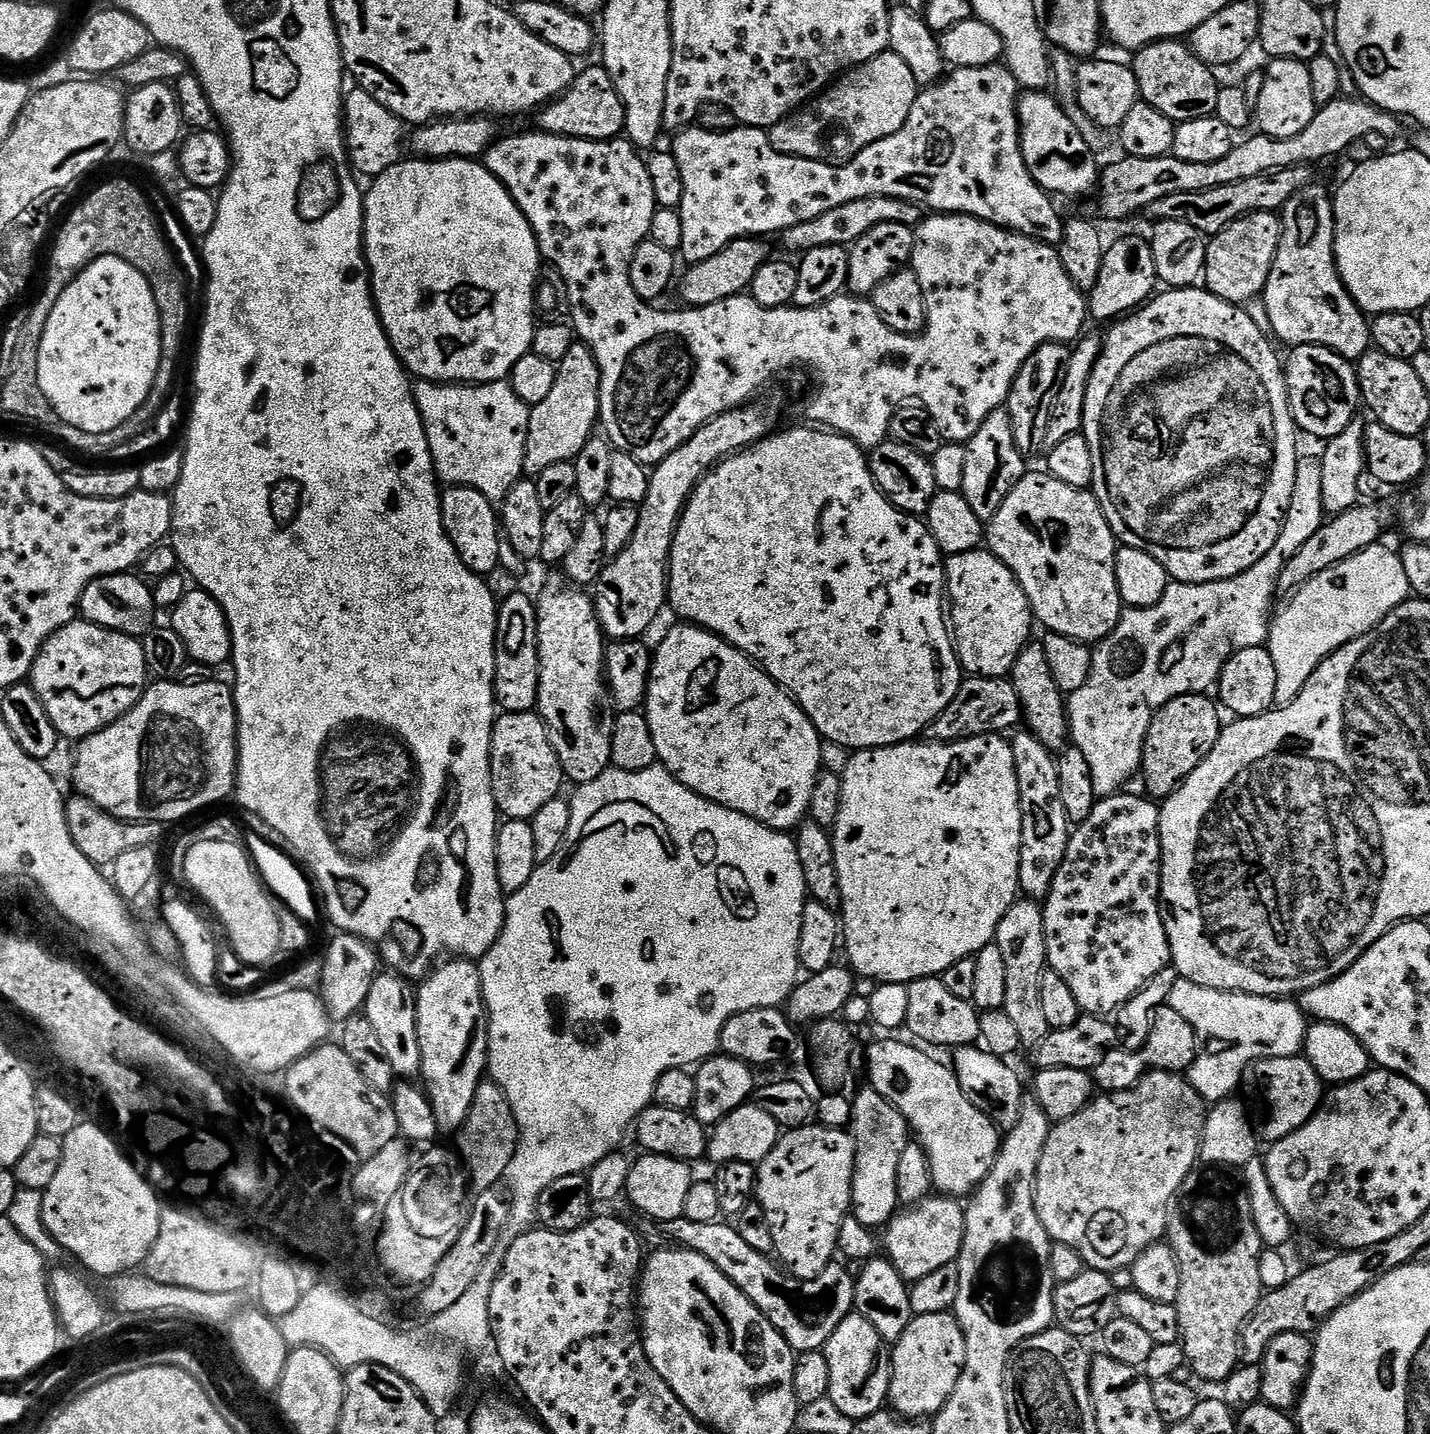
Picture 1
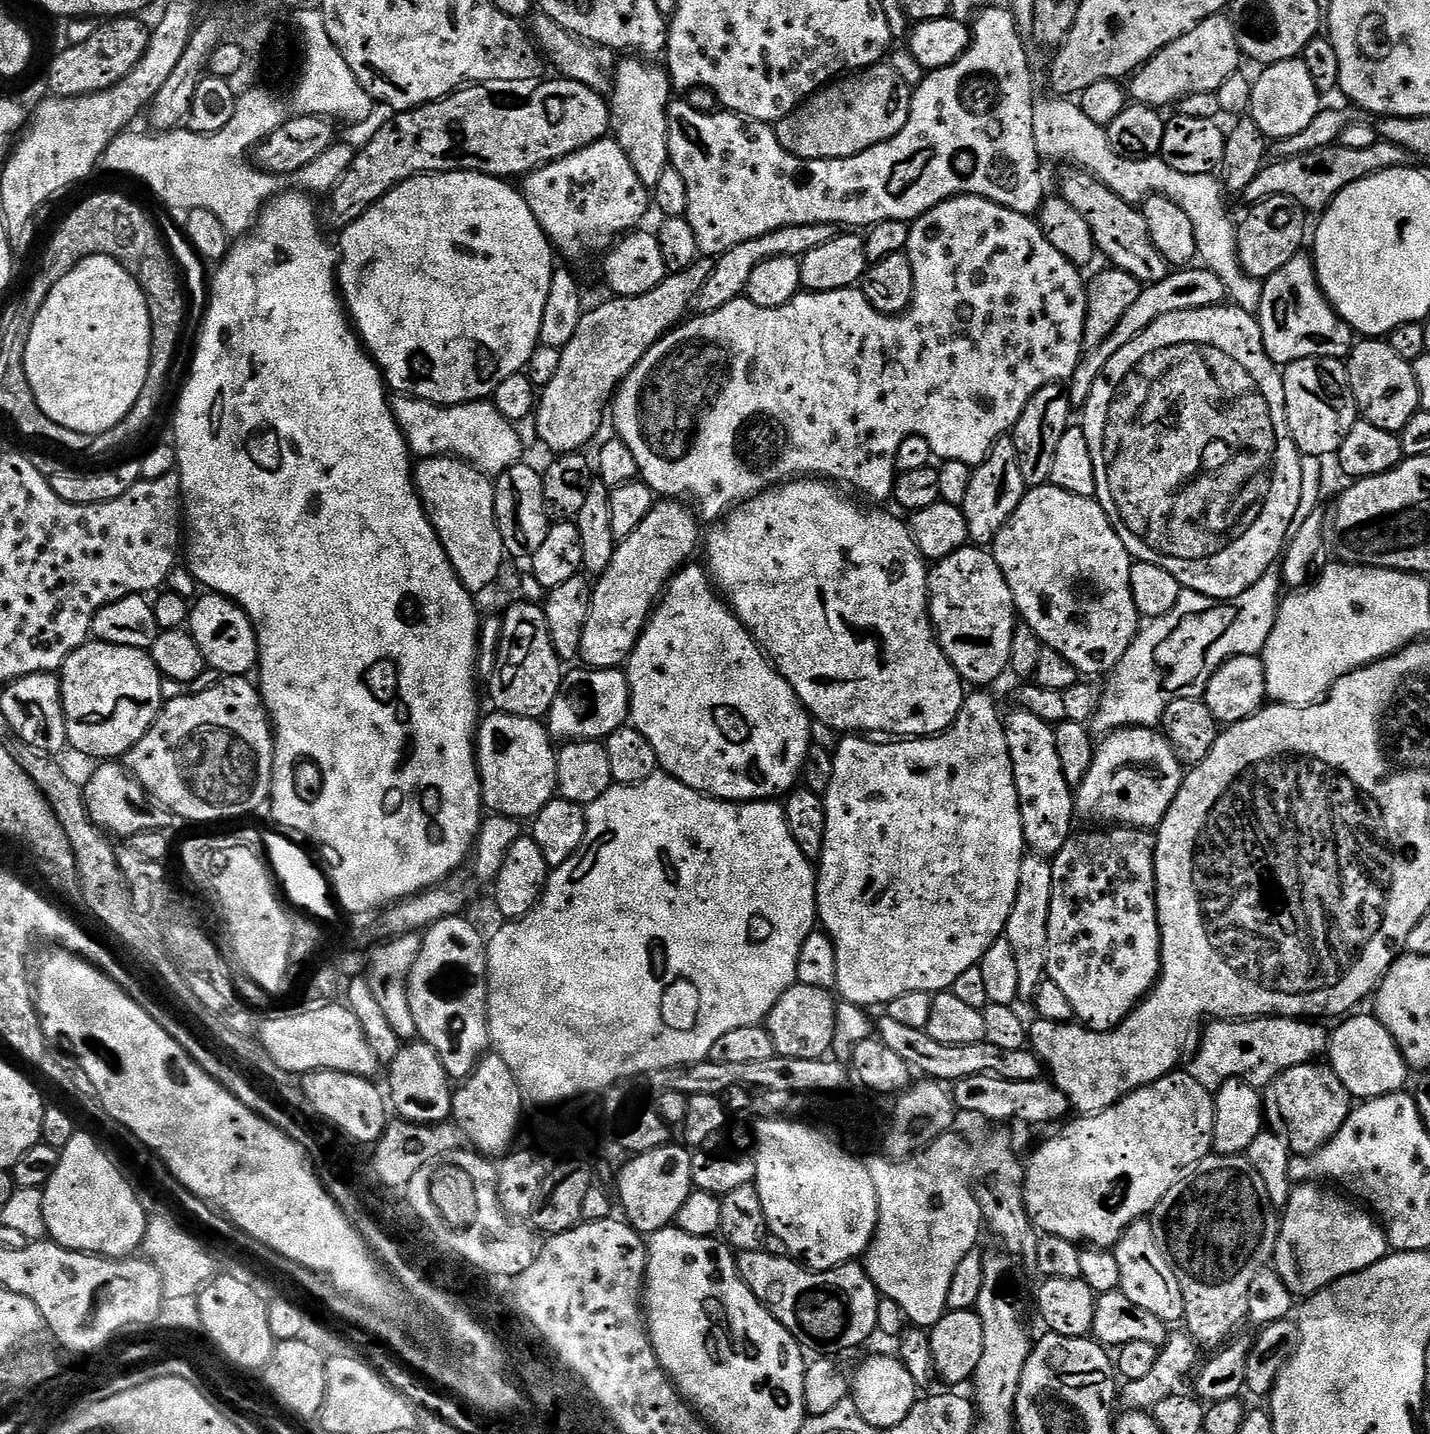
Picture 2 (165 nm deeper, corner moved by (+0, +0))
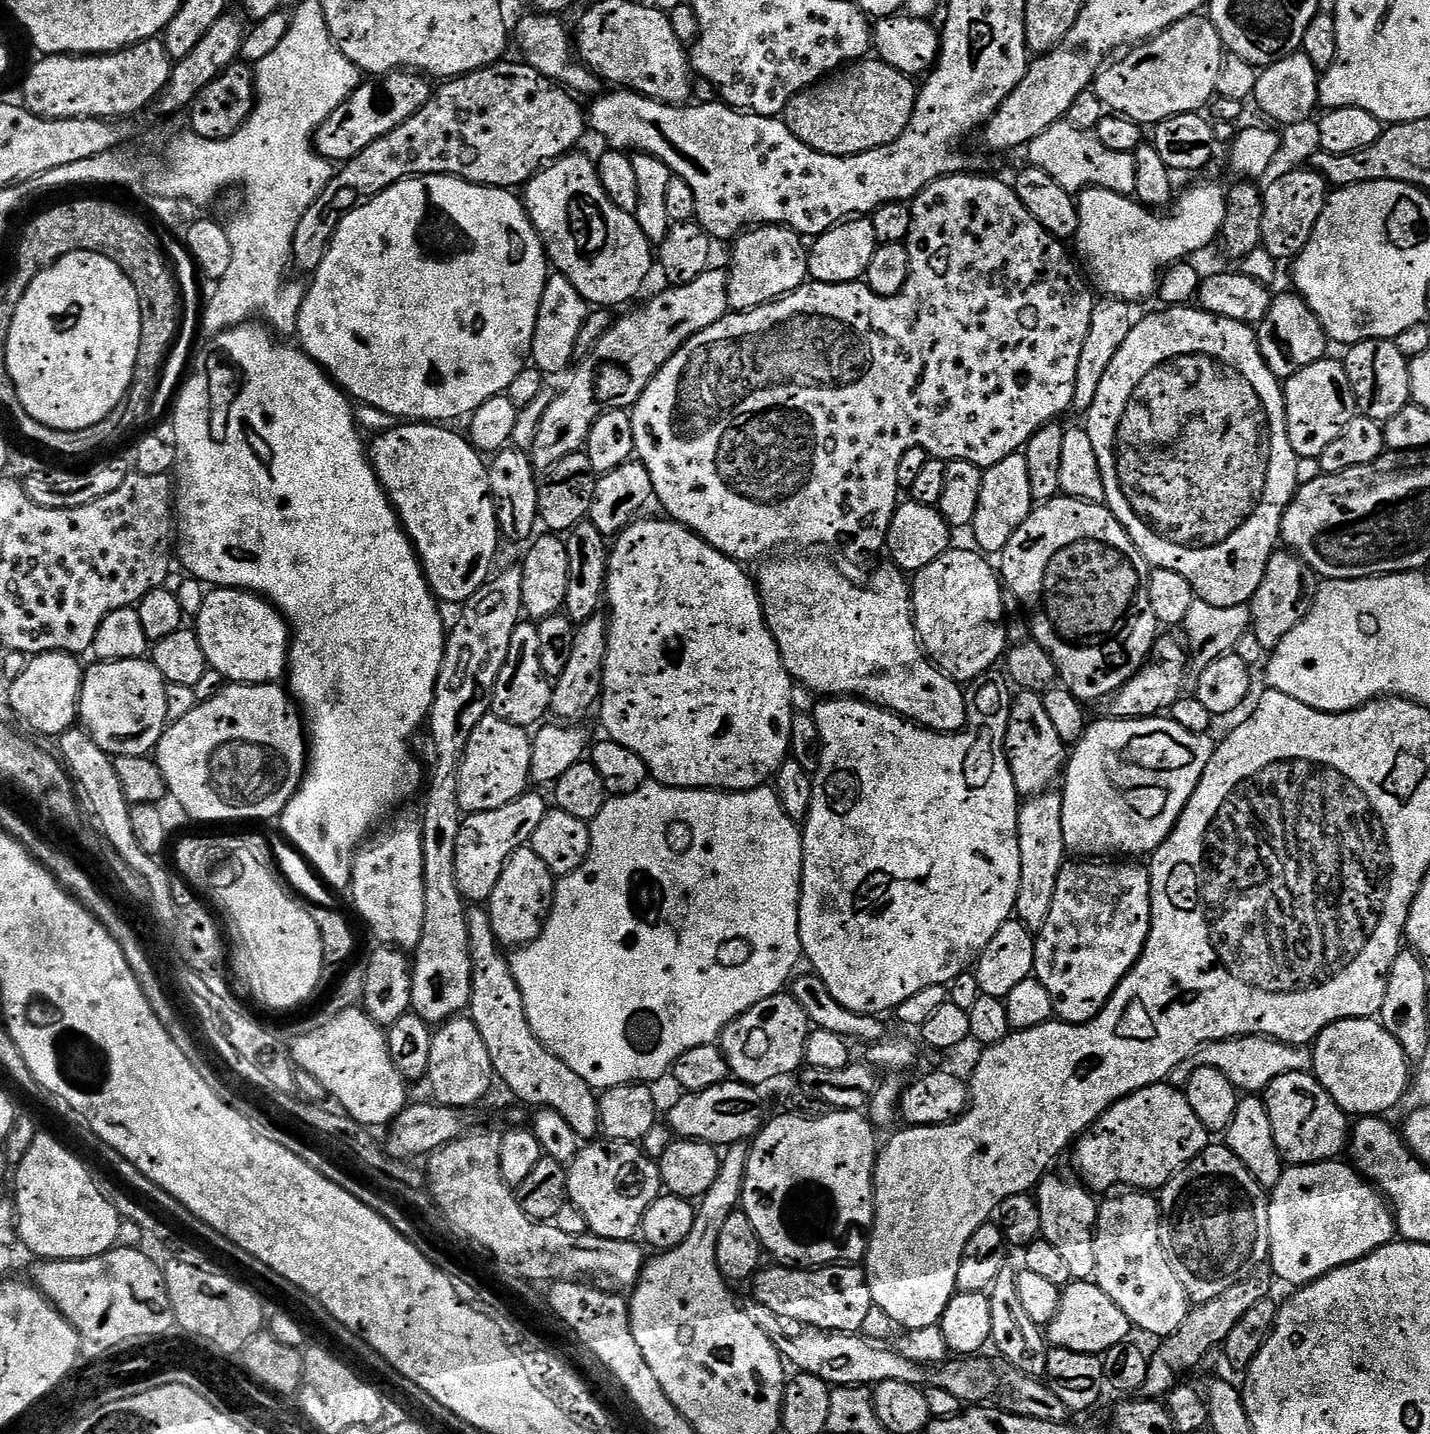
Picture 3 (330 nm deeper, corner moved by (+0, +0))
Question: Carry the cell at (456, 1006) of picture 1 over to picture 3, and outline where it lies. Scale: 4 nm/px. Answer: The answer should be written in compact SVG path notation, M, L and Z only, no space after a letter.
M516 565L497 573L483 585L461 607L461 614L449 631L447 646L444 648L442 670L439 672L435 688L435 698L428 719L428 731L436 752L428 766L428 796L424 816L421 815L423 834L423 880L426 894L426 914L423 922L423 936L415 949L412 960L411 1011L423 1018L430 1026L438 1026L445 1020L463 1013L472 1000L473 958L469 938L467 909L458 885L458 860L460 849L457 846L462 821L462 809L458 798L460 766L464 760L466 746L478 722L491 713L493 690L496 689L498 674L505 665L509 653L510 638L523 615L522 566Z

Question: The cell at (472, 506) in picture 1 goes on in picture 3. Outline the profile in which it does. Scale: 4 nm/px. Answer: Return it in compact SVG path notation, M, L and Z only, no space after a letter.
M400 422L397 428L392 428L389 432L384 432L376 441L370 444L370 459L372 461L372 469L375 470L376 476L380 480L380 485L384 487L384 491L392 500L396 512L400 515L400 523L404 526L404 531L408 533L412 539L413 546L416 547L416 554L420 557L420 565L424 567L424 577L428 580L428 585L432 587L432 593L436 595L437 601L443 602L445 605L456 604L463 605L465 601L471 599L473 595L493 575L493 564L495 562L495 551L498 550L498 544L502 537L500 524L496 521L496 502L492 498L492 487L490 486L490 478L488 477L489 465L486 463L485 457L477 452L475 446L467 435L451 432L451 427L441 426L436 422Z

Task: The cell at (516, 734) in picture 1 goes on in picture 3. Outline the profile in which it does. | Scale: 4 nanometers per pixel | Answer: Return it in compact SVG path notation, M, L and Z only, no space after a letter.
M486 715L473 730L460 766L458 798L465 813L498 810L530 788L532 736L502 718Z

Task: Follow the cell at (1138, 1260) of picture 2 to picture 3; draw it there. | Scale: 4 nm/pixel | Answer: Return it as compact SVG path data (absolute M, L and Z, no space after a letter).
M1124 1190L1105 1200L1099 1205L1093 1238L1095 1284L1110 1294L1122 1314L1130 1318L1133 1329L1141 1328L1155 1338L1174 1334L1186 1322L1190 1301L1178 1274L1170 1270L1166 1250L1162 1250L1159 1199L1148 1190Z

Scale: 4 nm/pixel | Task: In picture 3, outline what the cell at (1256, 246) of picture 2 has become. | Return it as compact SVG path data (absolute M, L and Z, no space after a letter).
M1304 166L1279 178L1278 182L1269 188L1263 189L1264 209L1260 242L1277 262L1295 261L1306 246L1306 242L1310 242L1310 234L1322 214L1324 201L1329 192L1328 181L1320 173L1313 172Z

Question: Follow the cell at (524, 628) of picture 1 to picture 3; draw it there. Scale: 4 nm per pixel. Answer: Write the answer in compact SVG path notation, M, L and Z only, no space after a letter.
M520 622L513 630L509 653L493 690L491 709L491 715L525 730L539 725L545 719L543 716L549 715L554 687L553 681L542 670L542 658L538 658L538 627L535 623L527 623Z

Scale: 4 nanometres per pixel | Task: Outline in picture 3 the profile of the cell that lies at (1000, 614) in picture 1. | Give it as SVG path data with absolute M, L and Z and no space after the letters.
M959 546L949 548L947 552L943 552L934 562L930 562L930 566L926 566L921 572L915 573L914 579L910 584L912 589L912 617L916 620L916 632L920 635L920 642L924 646L924 651L940 671L946 673L947 676L952 677L952 679L957 682L971 682L975 680L976 677L984 675L985 672L995 669L997 665L999 665L996 664L999 660L1001 663L1002 657L1006 652L1006 645L1008 644L1006 613L1004 611L1005 589L1002 587L1001 577L993 565L991 568L991 566L984 561L987 559L985 559L979 551L973 550L971 547L969 548L970 549L959 548Z

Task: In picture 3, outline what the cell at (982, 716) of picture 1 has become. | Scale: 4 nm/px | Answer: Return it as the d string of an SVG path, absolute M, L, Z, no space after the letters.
M1159 635L1151 654L1148 655L1147 663L1130 682L1124 684L1115 696L1111 697L1108 704L1109 717L1118 720L1144 719L1171 709L1174 702L1183 695L1186 670L1188 671L1188 655L1183 643L1179 643L1172 636Z

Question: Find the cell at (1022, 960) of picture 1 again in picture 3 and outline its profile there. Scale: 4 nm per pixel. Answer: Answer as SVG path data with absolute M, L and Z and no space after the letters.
M1049 790L1021 803L1018 838L1022 854L1022 878L1018 886L1014 916L1029 930L1039 930L1050 914L1050 906L1054 902L1054 886L1058 882L1060 869L1066 863L1062 838L1062 795L1059 791Z

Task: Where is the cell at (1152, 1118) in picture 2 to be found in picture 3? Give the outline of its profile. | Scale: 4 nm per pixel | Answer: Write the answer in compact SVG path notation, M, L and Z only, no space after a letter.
M1161 1082L1146 1086L1106 1109L1095 1124L1076 1141L1074 1153L1076 1152L1076 1168L1080 1171L1079 1179L1093 1193L1108 1194L1121 1186L1128 1190L1163 1188L1172 1176L1183 1170L1198 1154L1202 1154L1202 1150L1206 1150L1209 1143L1210 1133L1206 1126L1202 1126L1202 1122L1198 1122L1198 1114L1194 1114L1187 1095L1181 1089Z

